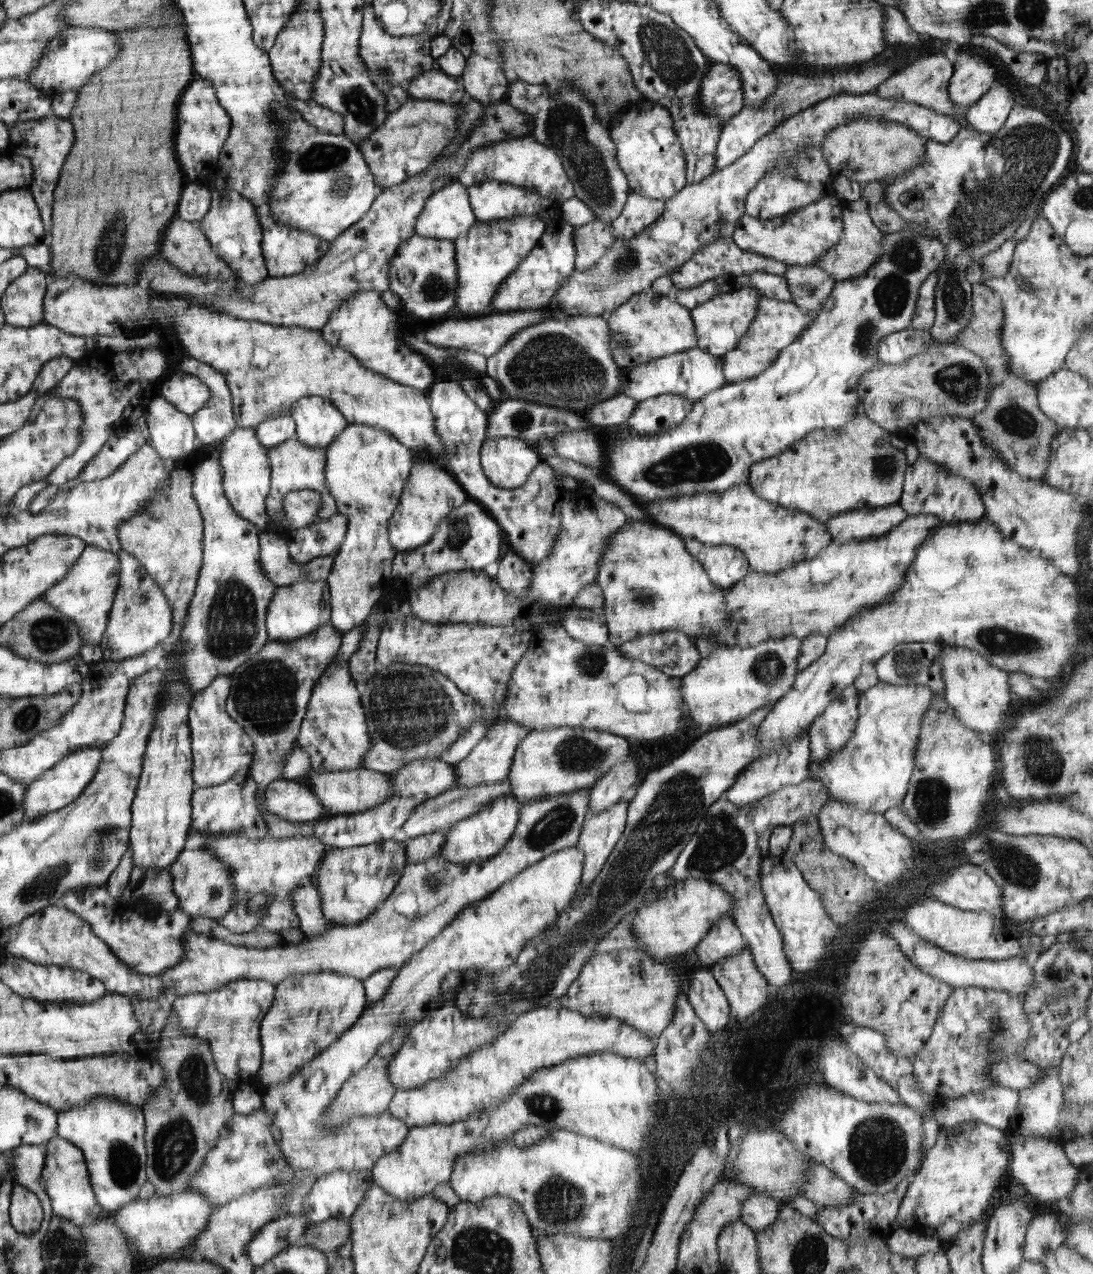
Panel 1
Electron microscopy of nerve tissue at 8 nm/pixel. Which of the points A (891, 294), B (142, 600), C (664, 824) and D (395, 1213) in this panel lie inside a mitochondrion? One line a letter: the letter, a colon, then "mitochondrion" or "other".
A: mitochondrion
B: mitochondrion
C: mitochondrion
D: other

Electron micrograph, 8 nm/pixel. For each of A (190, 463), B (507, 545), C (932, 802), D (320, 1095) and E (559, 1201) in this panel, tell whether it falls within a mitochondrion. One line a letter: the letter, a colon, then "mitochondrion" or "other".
A: other
B: other
C: mitochondrion
D: other
E: mitochondrion

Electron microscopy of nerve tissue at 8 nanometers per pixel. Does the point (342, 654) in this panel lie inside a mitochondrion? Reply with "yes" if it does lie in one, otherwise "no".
no

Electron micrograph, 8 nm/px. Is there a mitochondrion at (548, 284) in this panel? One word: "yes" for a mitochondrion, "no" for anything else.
yes

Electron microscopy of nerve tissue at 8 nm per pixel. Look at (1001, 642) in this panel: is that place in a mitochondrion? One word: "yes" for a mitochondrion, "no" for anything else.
yes

